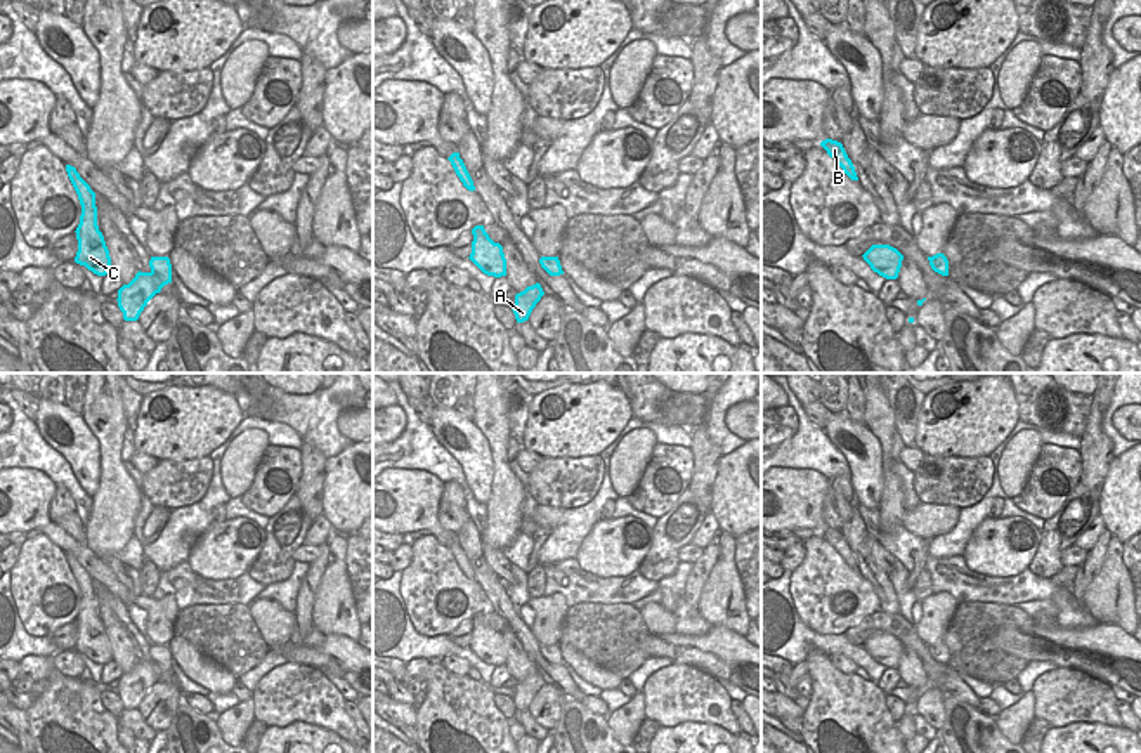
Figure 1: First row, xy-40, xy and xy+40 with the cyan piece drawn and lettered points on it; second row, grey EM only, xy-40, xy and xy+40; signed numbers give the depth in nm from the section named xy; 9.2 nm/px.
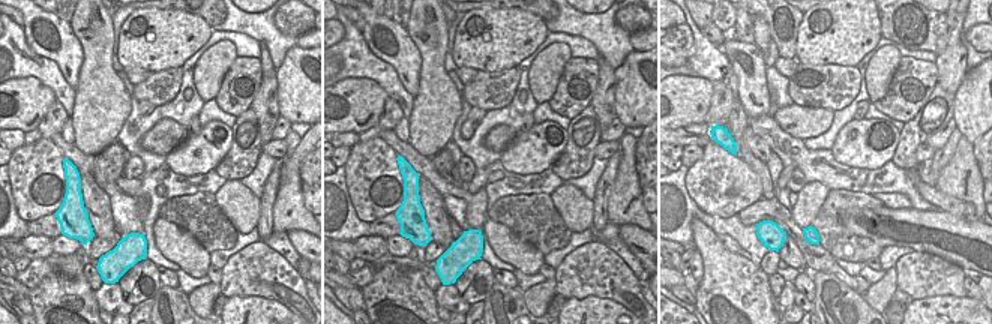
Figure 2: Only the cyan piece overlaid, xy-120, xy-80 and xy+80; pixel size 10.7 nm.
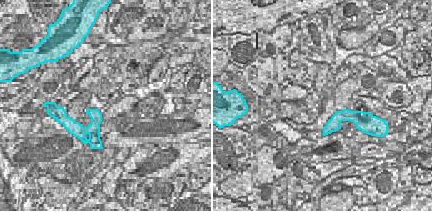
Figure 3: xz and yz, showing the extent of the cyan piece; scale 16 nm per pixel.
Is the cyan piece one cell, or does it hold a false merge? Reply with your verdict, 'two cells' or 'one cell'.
one cell

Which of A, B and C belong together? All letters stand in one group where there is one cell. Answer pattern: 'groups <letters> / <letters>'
groups A B C

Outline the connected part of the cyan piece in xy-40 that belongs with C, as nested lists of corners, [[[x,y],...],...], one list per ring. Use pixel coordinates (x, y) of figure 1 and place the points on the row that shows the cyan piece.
[[[66,165],[66,172],[82,205],[80,224],[75,231],[78,239],[75,262],[85,265],[97,276],[106,276],[113,271],[113,267],[109,250],[97,226],[95,193],[80,177],[75,167]]]

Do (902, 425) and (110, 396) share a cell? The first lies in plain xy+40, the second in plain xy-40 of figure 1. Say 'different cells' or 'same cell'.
different cells

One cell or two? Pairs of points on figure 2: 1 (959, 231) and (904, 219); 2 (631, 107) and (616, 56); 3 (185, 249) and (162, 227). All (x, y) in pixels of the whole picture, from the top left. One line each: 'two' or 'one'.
1: one
2: two
3: one

